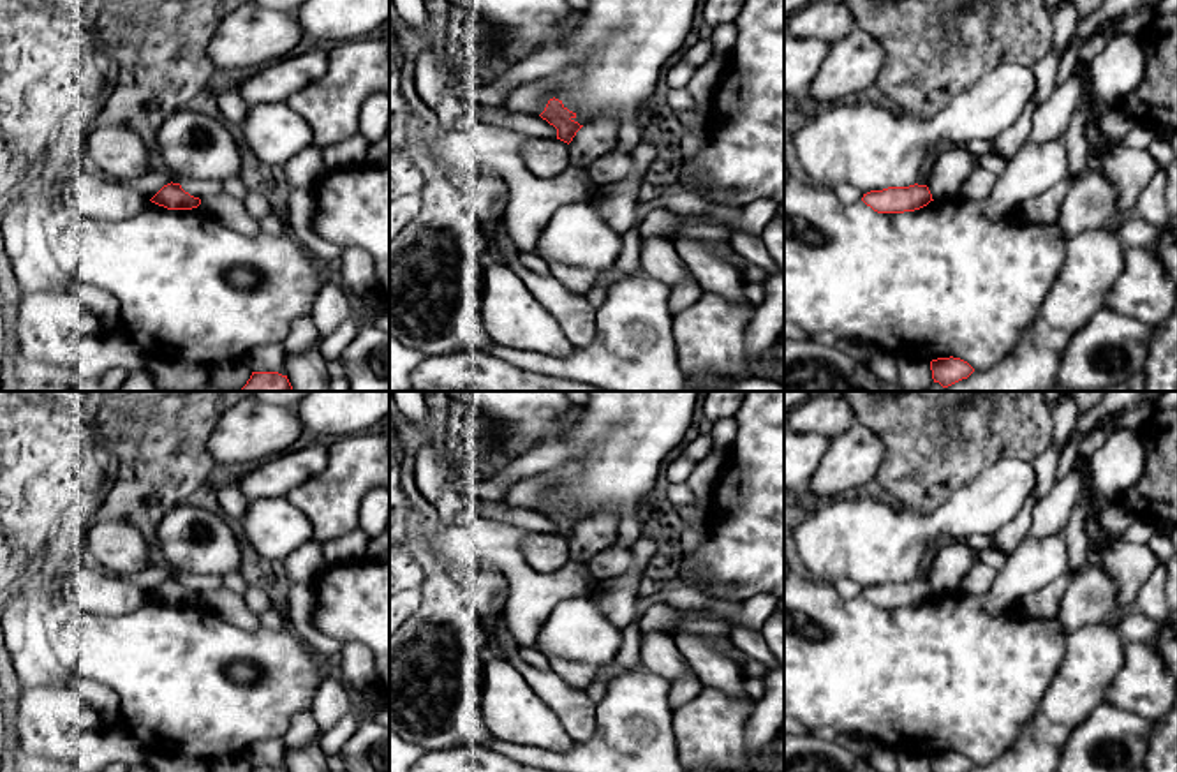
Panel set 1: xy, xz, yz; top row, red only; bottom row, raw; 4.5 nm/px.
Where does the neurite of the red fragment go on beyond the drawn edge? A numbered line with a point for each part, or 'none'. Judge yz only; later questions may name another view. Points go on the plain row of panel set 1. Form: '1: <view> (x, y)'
none

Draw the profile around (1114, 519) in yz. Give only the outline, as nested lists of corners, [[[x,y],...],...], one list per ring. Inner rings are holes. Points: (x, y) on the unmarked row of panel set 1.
[[[1110,501],[1099,513],[1099,525],[1112,536],[1121,536],[1131,522],[1133,515],[1124,508],[1122,501]]]

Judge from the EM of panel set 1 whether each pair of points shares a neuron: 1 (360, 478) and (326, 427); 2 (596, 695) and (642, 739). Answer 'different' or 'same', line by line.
1: different
2: different

